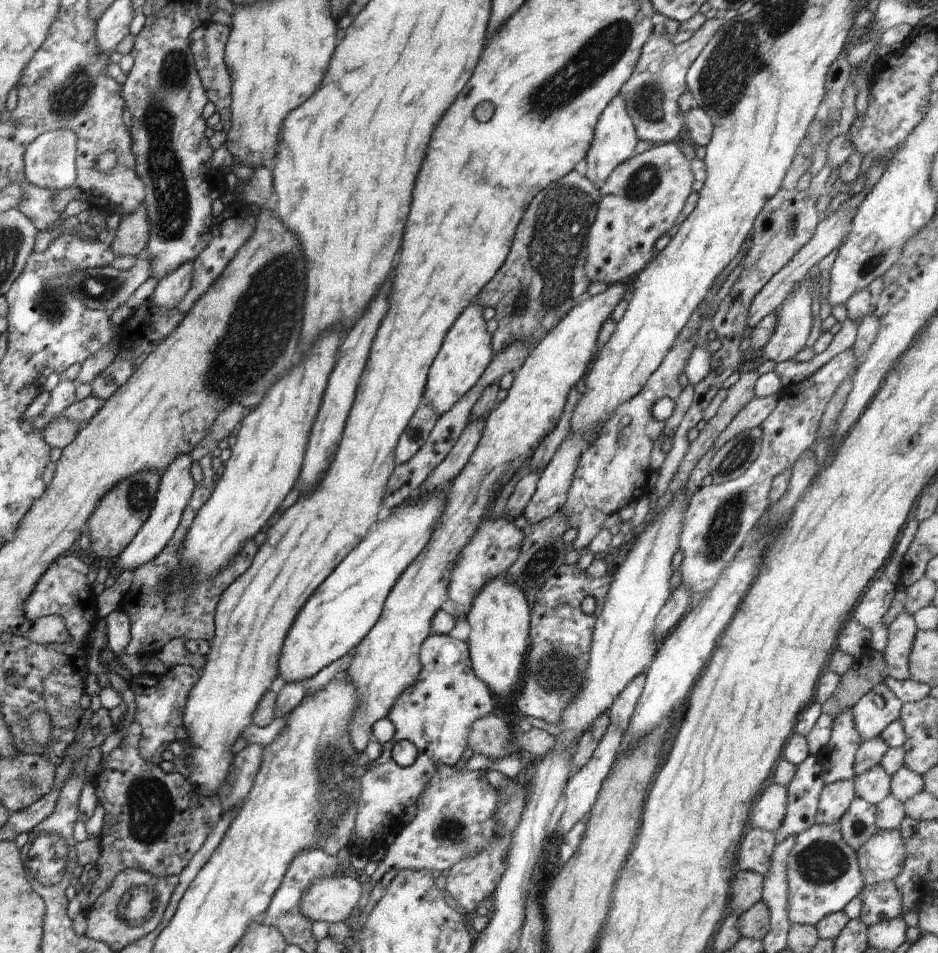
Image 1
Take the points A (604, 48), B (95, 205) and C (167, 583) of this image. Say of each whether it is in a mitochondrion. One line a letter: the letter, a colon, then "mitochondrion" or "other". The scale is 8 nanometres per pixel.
A: mitochondrion
B: other
C: mitochondrion

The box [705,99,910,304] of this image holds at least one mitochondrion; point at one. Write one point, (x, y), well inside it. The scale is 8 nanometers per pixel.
(872, 261)

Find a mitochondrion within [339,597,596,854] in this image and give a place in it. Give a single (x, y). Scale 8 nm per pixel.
(555, 676)

